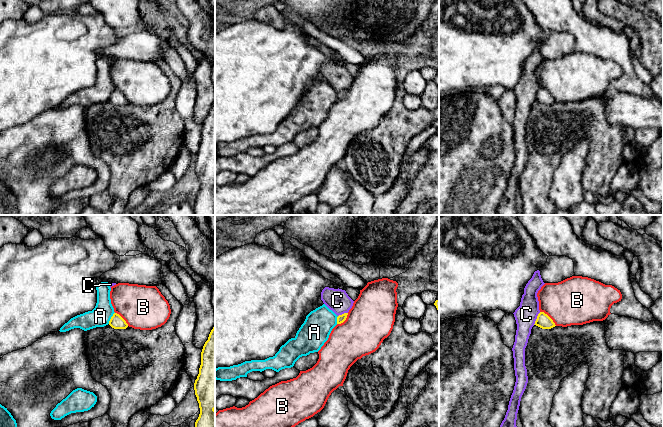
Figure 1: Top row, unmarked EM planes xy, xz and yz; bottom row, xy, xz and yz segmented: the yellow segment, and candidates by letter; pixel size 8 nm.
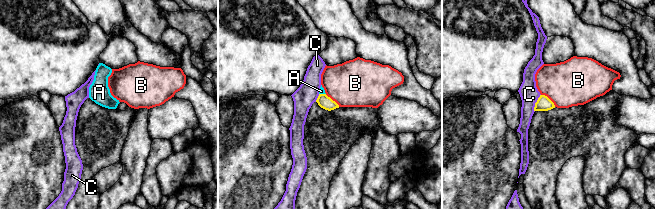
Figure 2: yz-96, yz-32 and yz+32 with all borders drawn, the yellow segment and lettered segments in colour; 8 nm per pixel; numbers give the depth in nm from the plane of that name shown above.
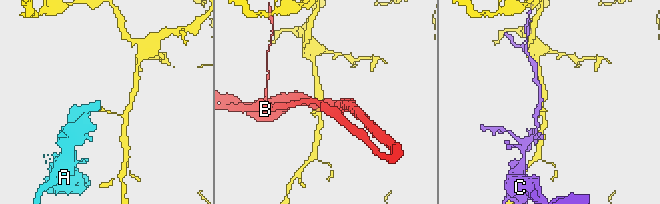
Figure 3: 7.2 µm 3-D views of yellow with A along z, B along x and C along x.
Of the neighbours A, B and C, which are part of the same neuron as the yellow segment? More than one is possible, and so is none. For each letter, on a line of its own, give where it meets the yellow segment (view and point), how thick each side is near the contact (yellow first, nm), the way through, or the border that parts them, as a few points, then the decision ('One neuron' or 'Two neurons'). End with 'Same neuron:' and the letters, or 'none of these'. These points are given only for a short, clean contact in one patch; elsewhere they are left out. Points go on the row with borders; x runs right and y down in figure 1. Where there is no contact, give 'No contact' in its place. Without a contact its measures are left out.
A: Touches yellow at xy (111, 318). Thickness 110 nm (yellow) against 160 nm. Boundary: xy (114, 312), (108, 323). Two neurons
B: Touches yellow at yz (549, 317). Thickness 120 nm (yellow) against 380 nm. Boundary: yz (540, 311), (543, 311), (556, 325). Two neurons
C: Touches yellow at yz (537, 318). Thickness 120 nm (yellow) against 180 nm. Two neurons
Same neuron: none of these

